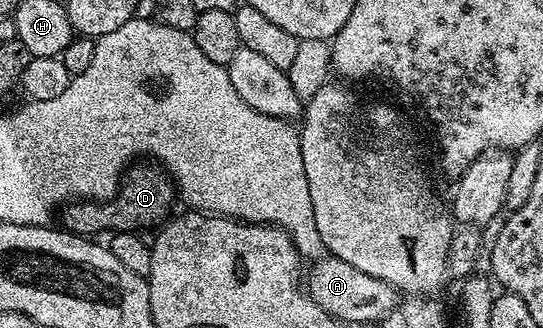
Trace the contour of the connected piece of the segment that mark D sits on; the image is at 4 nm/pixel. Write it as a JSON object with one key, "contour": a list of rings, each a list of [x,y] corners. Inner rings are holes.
{"contour":[[[138,162],[125,169],[118,192],[112,199],[102,203],[92,200],[67,203],[60,212],[61,227],[83,238],[98,234],[94,232],[101,228],[110,228],[111,233],[138,232],[143,230],[142,228],[152,227],[153,224],[161,225],[171,215],[169,212],[174,204],[174,196],[176,200],[176,185],[173,179],[157,163]]]}

